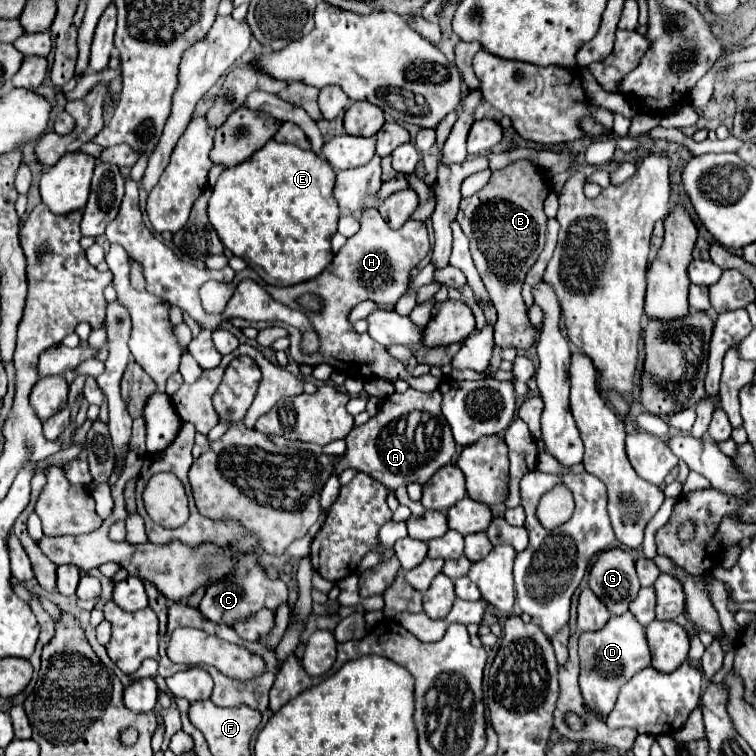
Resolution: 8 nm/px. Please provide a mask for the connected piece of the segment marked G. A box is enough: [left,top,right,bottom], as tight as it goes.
[589,548,641,616]

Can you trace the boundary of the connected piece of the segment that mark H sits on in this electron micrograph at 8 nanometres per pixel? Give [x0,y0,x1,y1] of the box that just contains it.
[265,208,441,392]

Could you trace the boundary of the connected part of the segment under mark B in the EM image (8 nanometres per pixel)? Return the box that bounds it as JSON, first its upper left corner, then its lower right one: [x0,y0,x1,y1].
[457,160,551,350]

